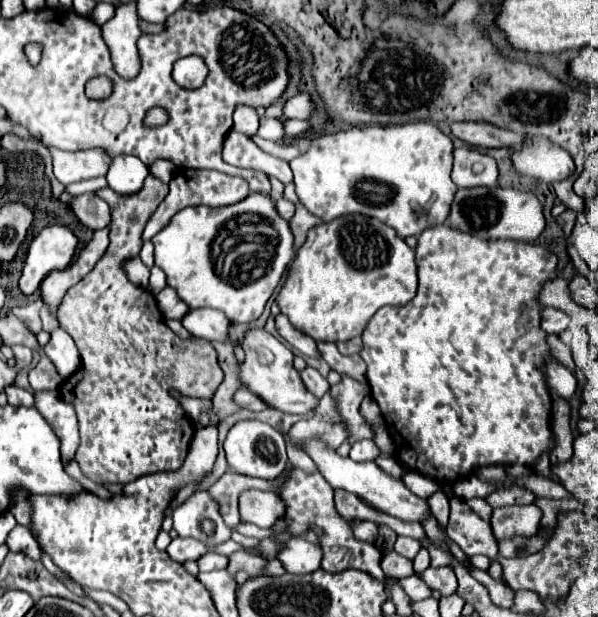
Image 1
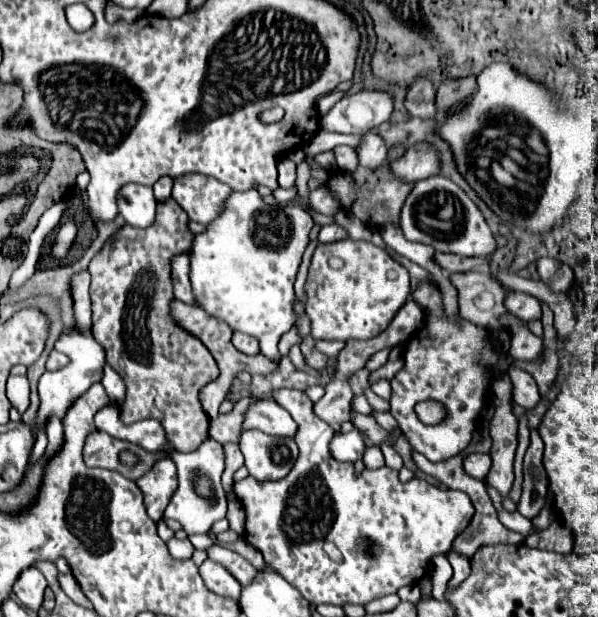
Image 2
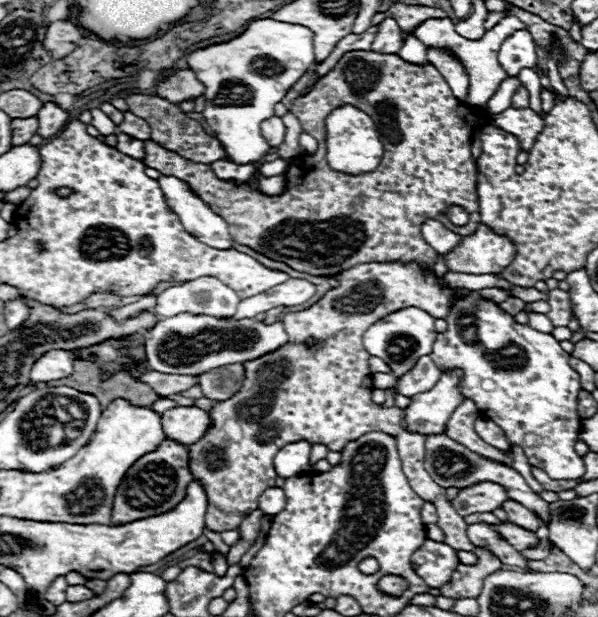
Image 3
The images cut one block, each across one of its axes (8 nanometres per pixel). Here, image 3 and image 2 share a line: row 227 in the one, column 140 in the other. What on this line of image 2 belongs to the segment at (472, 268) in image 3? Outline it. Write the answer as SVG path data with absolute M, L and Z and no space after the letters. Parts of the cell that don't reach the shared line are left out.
M168 458L154 464L154 468L144 474L140 480L136 480L140 490L144 492L144 504L148 516L158 522L164 514L164 508L168 506L170 498L178 490L178 476L176 476L176 464Z

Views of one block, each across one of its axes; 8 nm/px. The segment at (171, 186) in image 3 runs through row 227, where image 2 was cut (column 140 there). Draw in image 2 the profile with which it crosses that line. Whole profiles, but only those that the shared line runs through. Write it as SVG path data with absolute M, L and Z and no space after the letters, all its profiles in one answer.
M124 184L118 192L118 214L126 224L136 228L146 228L154 222L156 198L150 186L144 184Z

